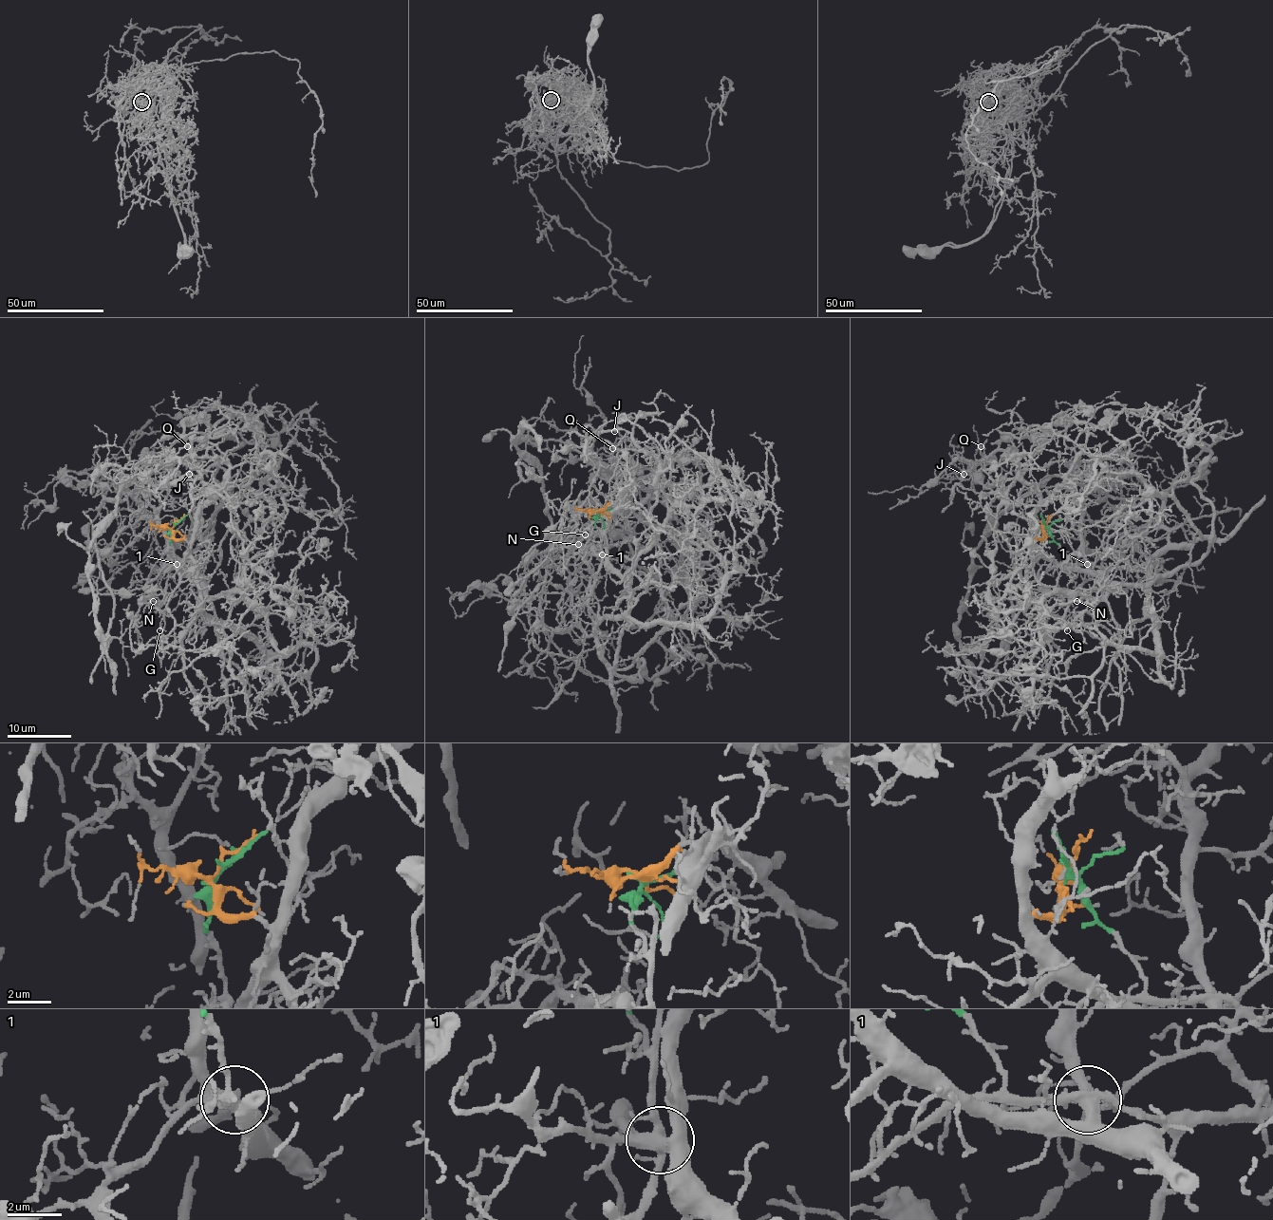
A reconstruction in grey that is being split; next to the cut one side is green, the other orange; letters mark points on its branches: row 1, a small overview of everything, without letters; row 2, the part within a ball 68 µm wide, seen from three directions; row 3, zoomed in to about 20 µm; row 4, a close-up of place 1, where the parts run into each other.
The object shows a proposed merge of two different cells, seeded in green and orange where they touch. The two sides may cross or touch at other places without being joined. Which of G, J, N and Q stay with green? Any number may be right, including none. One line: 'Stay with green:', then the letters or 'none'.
Stay with green: G, N

